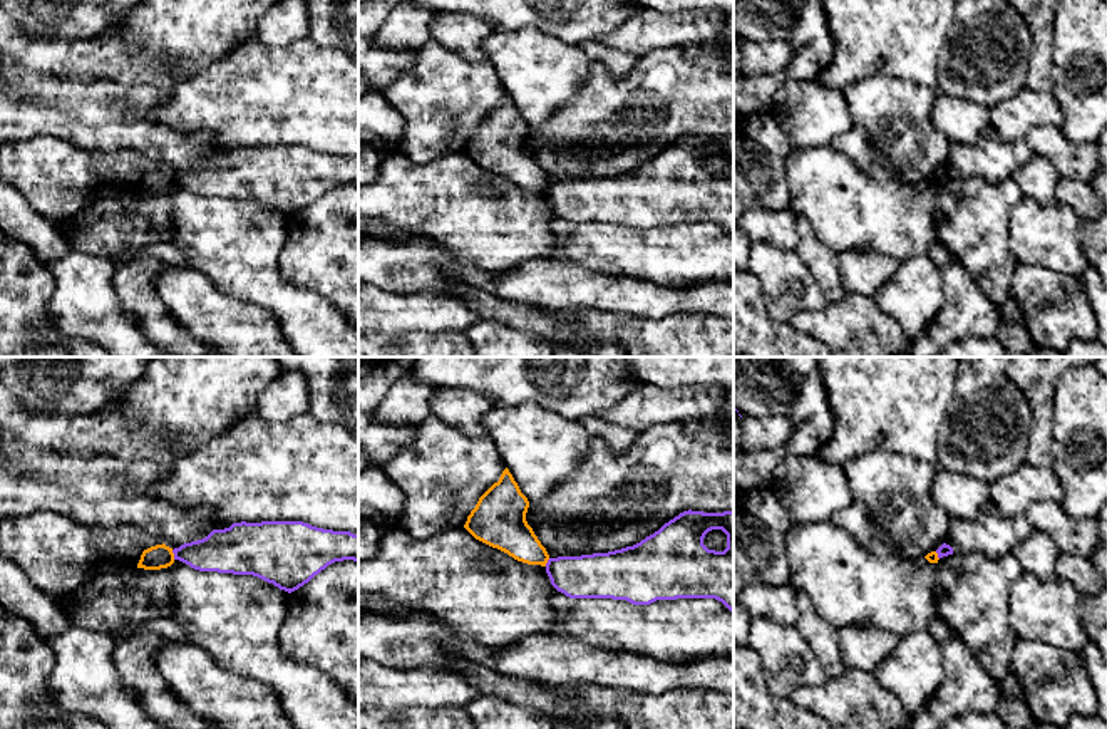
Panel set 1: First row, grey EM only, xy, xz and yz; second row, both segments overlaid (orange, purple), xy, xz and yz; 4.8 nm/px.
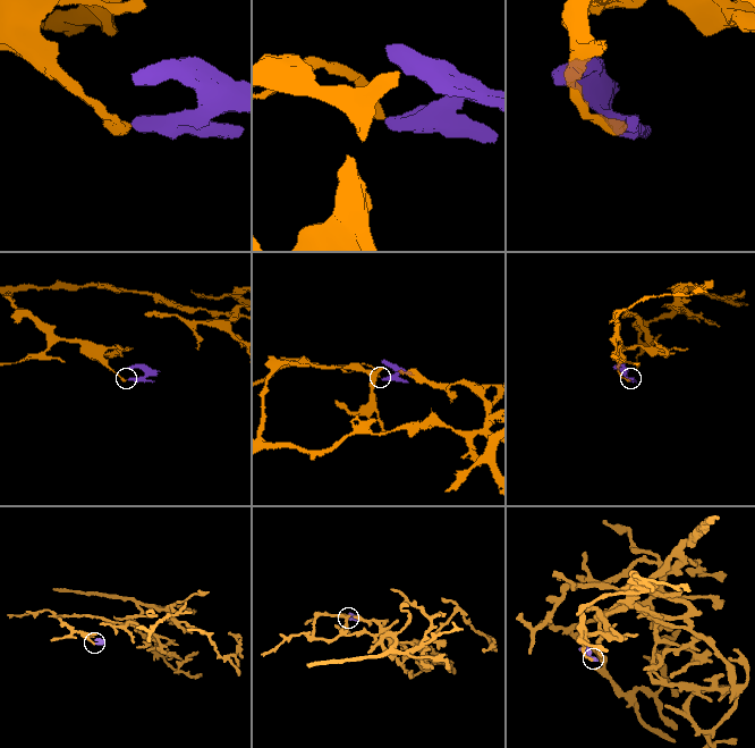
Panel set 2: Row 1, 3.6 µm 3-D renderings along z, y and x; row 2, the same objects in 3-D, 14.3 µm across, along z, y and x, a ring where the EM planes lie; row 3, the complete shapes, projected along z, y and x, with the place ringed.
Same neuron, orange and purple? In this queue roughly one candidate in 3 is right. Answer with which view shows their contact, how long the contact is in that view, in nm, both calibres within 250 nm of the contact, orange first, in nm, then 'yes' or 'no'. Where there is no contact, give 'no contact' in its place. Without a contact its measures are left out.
contact in xy; length 50 nm; calibres 120 and 200 nm; no

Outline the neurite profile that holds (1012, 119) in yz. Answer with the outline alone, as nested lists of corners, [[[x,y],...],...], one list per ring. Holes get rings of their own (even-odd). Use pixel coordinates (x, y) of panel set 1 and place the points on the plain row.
[[[1023,87],[1010,99],[988,109],[990,126],[1008,142],[1025,139],[1037,126],[1063,126],[1063,111],[1052,90]]]

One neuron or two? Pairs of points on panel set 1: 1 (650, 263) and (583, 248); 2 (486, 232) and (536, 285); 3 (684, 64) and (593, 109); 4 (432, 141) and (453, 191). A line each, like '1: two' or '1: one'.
1: one
2: two
3: one
4: two

